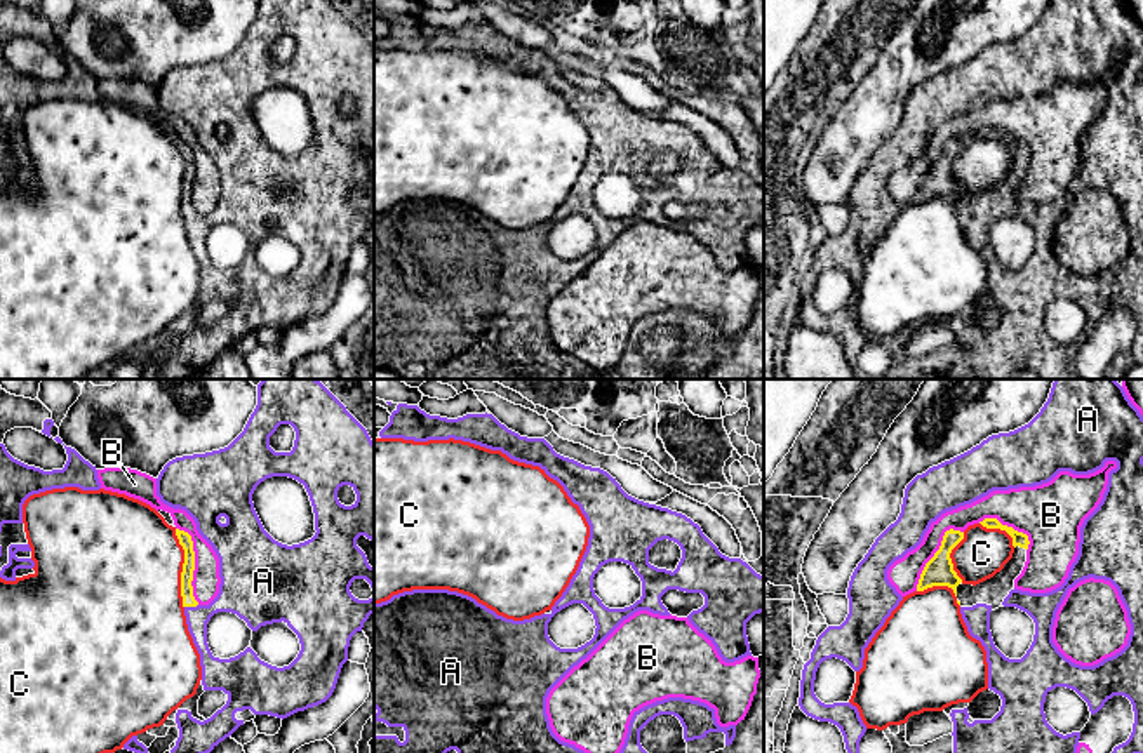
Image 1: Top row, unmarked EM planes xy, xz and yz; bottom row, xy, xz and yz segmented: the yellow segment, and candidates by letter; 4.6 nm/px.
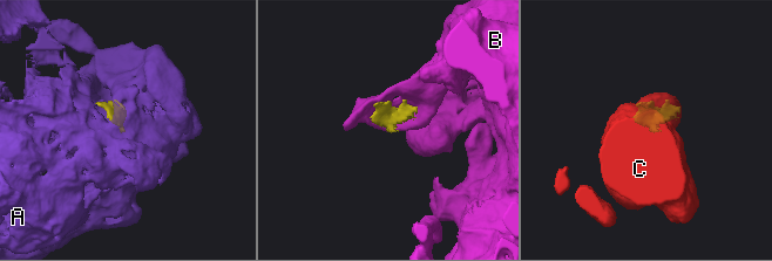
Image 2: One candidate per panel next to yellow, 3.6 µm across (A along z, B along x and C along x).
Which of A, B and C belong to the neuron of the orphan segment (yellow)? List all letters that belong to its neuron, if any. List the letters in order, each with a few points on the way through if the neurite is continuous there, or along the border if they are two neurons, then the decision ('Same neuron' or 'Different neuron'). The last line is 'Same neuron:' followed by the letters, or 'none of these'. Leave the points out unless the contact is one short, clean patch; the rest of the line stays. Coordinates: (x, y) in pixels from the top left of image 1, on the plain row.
A: Same neuron
B: Different neuron
C: Different neuron
Same neuron: A

